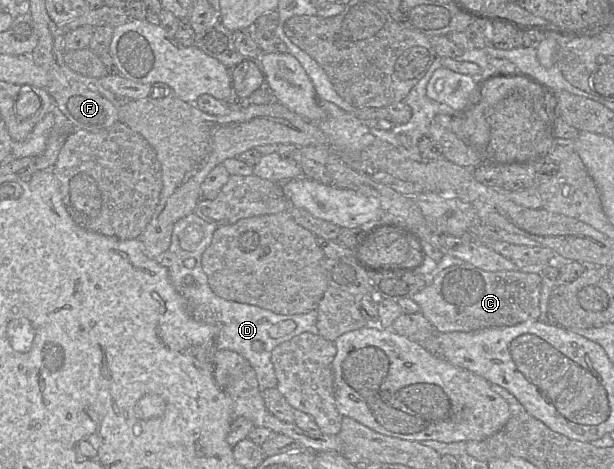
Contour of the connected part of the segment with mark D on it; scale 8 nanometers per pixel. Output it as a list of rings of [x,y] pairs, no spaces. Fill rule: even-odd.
[[[194,213],[183,217],[174,225],[168,250],[156,260],[168,269],[172,285],[185,298],[193,317],[198,321],[218,327],[216,347],[237,352],[250,362],[256,372],[259,389],[262,392],[267,388],[277,387],[277,379],[271,361],[272,350],[301,333],[318,334],[318,312],[315,309],[304,314],[281,315],[258,306],[228,301],[217,296],[212,291],[202,268],[202,255],[211,244],[217,228],[216,224],[207,222]],[[283,321],[295,322],[296,328],[281,338],[272,338],[270,336],[271,327]]]

